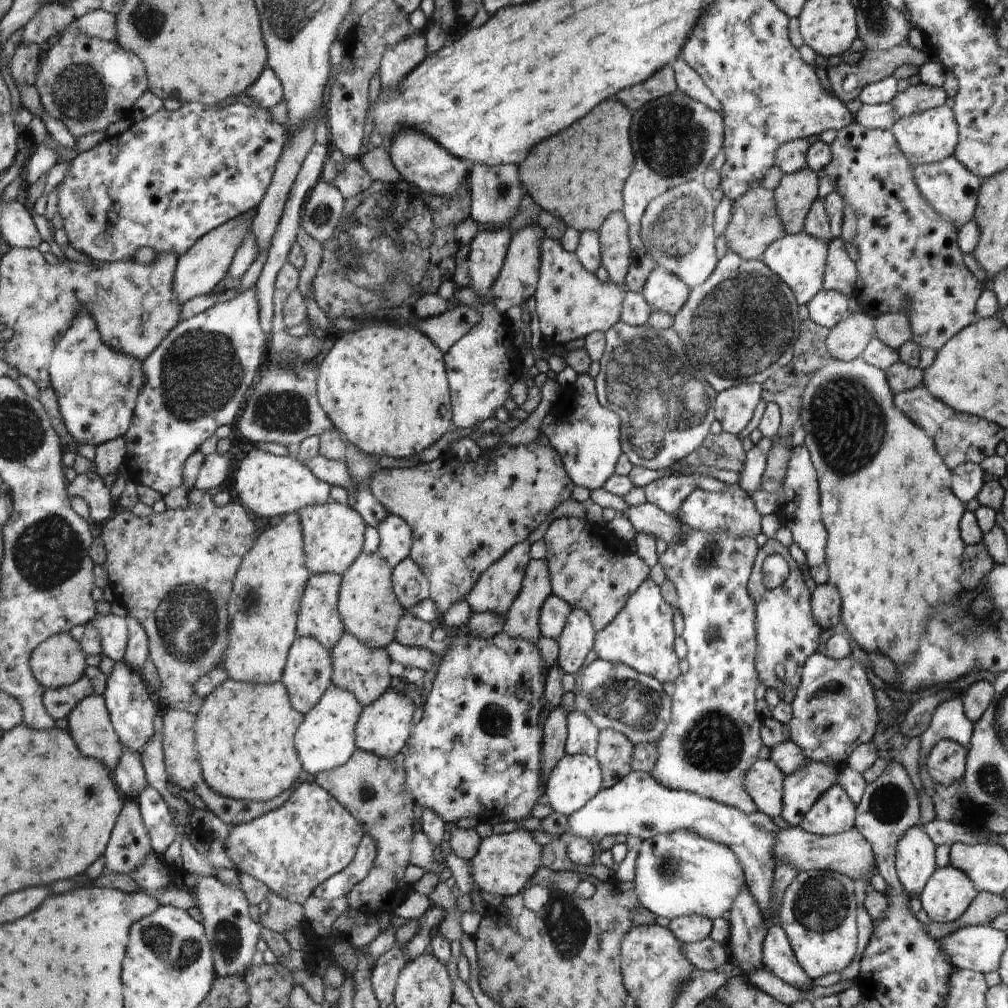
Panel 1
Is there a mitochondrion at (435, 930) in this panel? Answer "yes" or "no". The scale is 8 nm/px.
no

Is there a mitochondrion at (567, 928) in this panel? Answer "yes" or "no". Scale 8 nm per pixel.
yes

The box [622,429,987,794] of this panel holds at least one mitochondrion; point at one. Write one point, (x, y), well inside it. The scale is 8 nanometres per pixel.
(714, 743)

